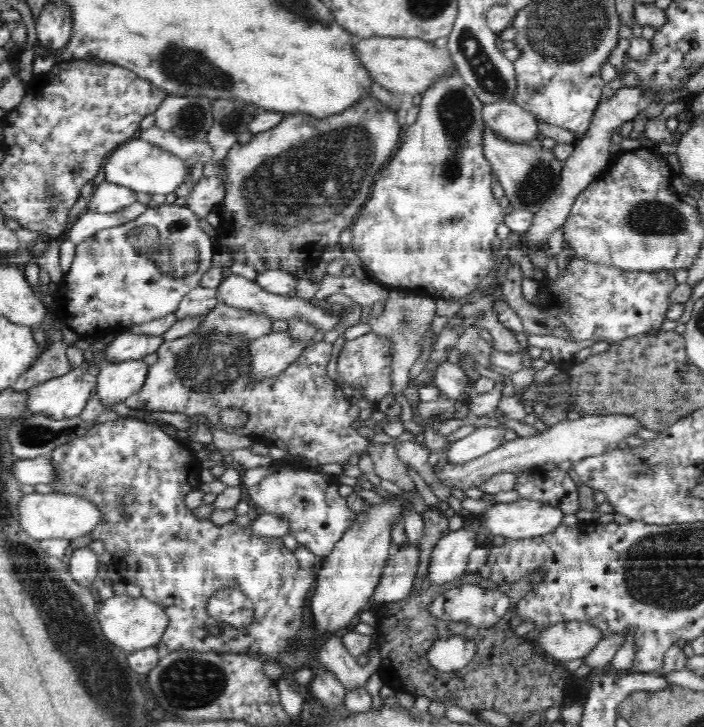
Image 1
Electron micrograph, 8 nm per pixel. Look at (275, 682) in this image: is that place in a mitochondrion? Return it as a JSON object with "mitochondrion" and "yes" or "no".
{"mitochondrion":"no"}

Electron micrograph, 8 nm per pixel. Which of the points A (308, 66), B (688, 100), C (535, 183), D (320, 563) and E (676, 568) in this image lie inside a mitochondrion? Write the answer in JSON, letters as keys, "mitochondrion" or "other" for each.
{"A":"other","B":"other","C":"mitochondrion","D":"other","E":"mitochondrion"}

